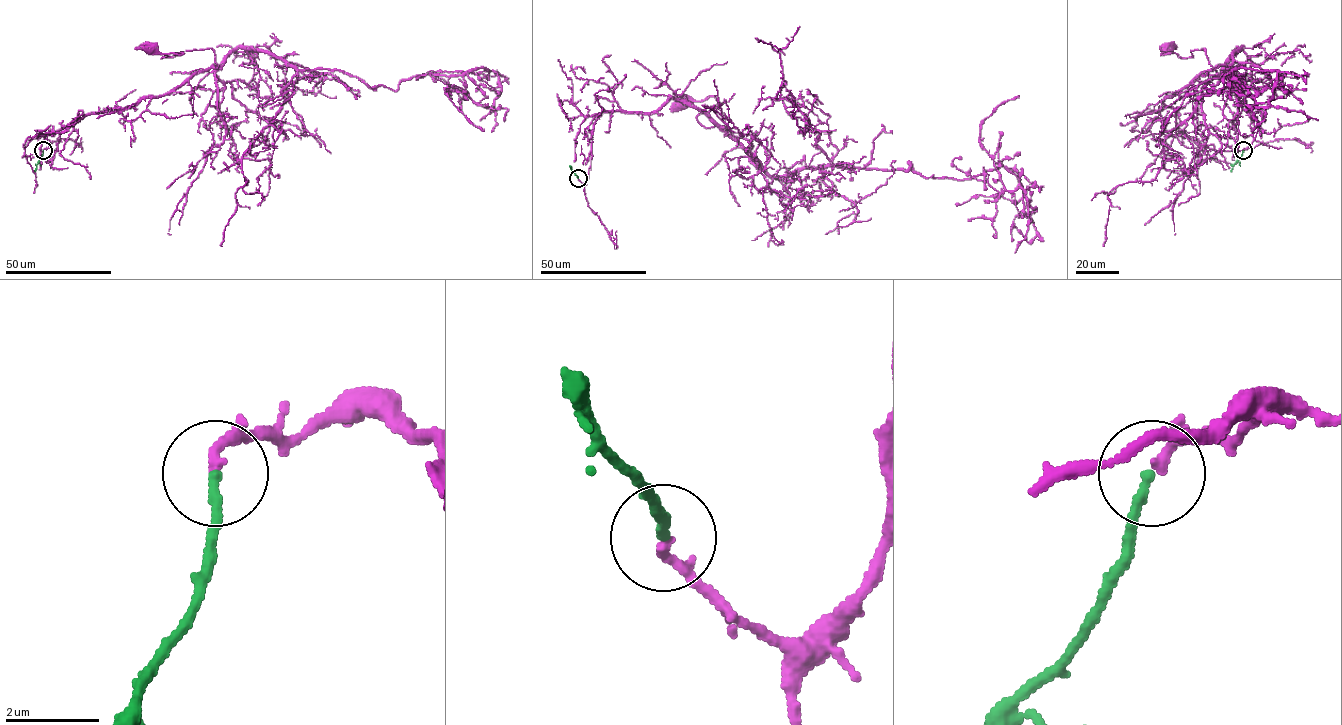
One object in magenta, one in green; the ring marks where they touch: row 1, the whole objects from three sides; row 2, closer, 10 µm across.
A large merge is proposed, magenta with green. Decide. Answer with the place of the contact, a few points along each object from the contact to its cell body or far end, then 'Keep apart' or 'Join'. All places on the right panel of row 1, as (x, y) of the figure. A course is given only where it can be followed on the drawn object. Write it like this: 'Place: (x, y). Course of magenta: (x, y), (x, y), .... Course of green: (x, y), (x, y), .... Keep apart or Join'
Place: (1243, 150). Course of magenta: (1243, 150), (1213, 150), (1178, 128), (1177, 109), (1163, 100), (1215, 68), (1204, 48), (1185, 58), (1165, 49). Course of green: (1243, 150), (1231, 171). Join

